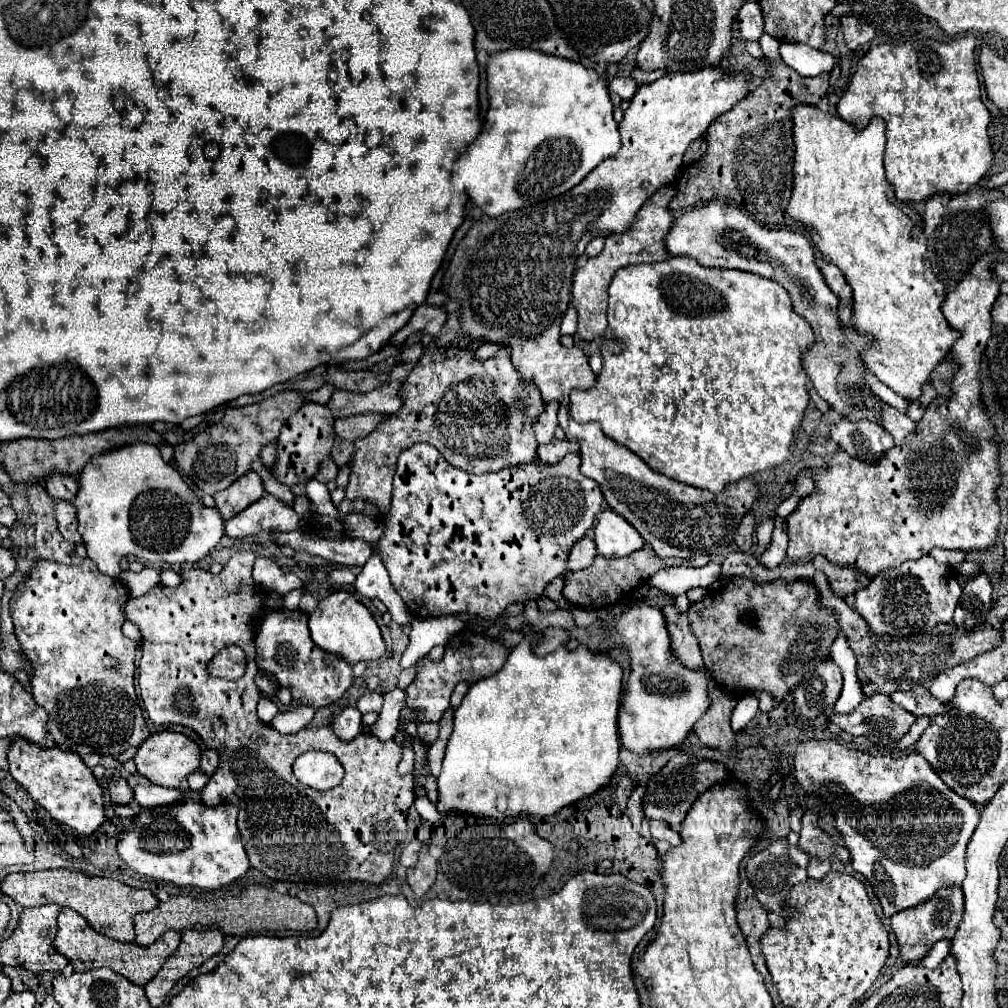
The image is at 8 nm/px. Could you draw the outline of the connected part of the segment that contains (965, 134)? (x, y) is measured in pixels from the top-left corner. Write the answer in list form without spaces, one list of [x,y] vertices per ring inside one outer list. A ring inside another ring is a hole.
[[[966,35],[952,43],[940,43],[934,39],[916,39],[902,45],[882,43],[870,47],[870,51],[858,61],[856,73],[848,89],[836,103],[836,111],[842,119],[864,127],[870,117],[878,115],[886,121],[886,151],[884,169],[886,179],[894,187],[896,199],[906,203],[924,201],[936,193],[966,193],[976,185],[992,165],[992,147],[988,139],[990,111],[980,99],[980,81],[976,73],[976,37]]]

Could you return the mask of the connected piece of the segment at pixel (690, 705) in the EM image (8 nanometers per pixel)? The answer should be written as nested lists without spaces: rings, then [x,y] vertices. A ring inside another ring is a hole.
[[[642,603],[624,611],[614,627],[614,633],[610,635],[610,643],[626,645],[632,667],[624,703],[618,713],[622,745],[642,755],[684,743],[692,725],[710,705],[710,697],[706,693],[706,679],[710,679],[710,673],[690,671],[678,663],[670,651],[670,637],[658,607],[648,607]]]

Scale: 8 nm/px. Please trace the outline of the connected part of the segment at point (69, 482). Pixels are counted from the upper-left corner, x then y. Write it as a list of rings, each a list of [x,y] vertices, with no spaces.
[[[54,475],[54,479],[46,479],[46,491],[54,499],[72,501],[78,491],[78,479],[74,475]]]

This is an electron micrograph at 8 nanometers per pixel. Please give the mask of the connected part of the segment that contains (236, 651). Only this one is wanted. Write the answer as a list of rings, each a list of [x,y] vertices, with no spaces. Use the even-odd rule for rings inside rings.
[[[235,645],[224,647],[214,659],[210,661],[210,675],[224,677],[224,679],[240,679],[245,673],[245,653]]]

